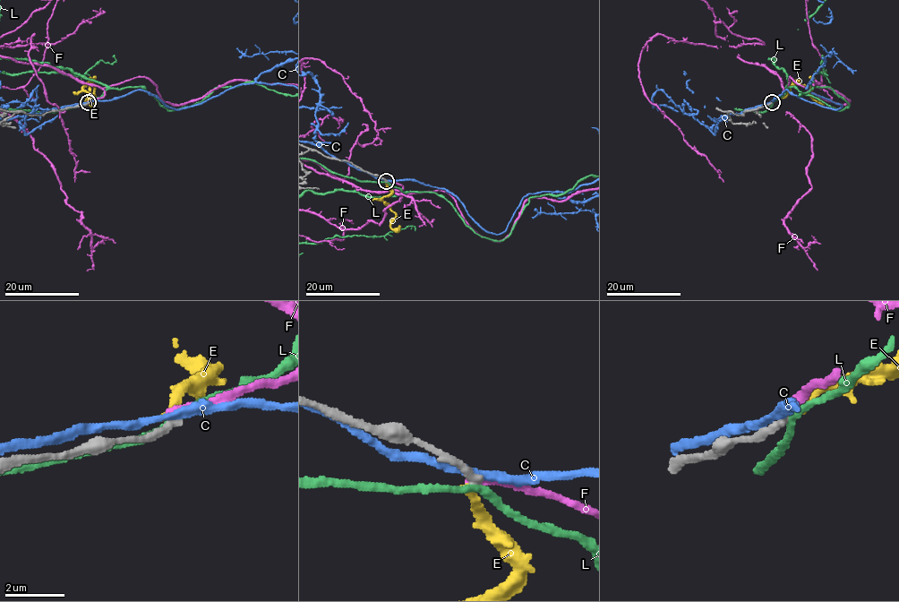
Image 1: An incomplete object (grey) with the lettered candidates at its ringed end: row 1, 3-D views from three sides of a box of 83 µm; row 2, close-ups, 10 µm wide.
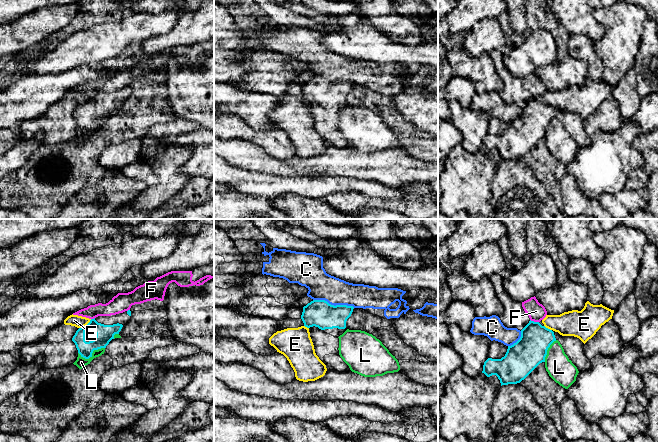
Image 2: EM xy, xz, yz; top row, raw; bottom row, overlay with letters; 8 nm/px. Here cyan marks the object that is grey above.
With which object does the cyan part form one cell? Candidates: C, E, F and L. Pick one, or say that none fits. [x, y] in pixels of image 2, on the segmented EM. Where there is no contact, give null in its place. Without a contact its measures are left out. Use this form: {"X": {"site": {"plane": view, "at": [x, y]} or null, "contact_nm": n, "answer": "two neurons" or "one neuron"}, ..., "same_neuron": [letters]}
{"C": {"site": {"plane": "xz", "at": [333, 305]}, "contact_nm": 340, "answer": "two neurons"}, "E": {"site": {"plane": "xy", "at": [86, 325]}, "contact_nm": 130, "answer": "two neurons"}, "F": {"site": {"plane": "yz", "at": [533, 321]}, "contact_nm": 80, "answer": "two neurons"}, "L": {"site": {"plane": "xy", "at": [91, 354]}, "contact_nm": 220, "answer": "two neurons"}, "same_neuron": []}

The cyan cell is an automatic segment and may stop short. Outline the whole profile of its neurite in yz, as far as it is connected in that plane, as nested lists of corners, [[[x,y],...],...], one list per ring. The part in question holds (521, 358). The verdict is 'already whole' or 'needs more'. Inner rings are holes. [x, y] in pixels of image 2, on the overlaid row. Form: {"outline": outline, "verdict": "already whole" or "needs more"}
{"outline": [[[529,321],[521,330],[520,339],[511,346],[501,359],[488,358],[483,365],[487,377],[496,375],[501,386],[517,384],[524,380],[540,363],[545,362],[550,345],[563,337],[558,332]]], "verdict": "needs more"}

